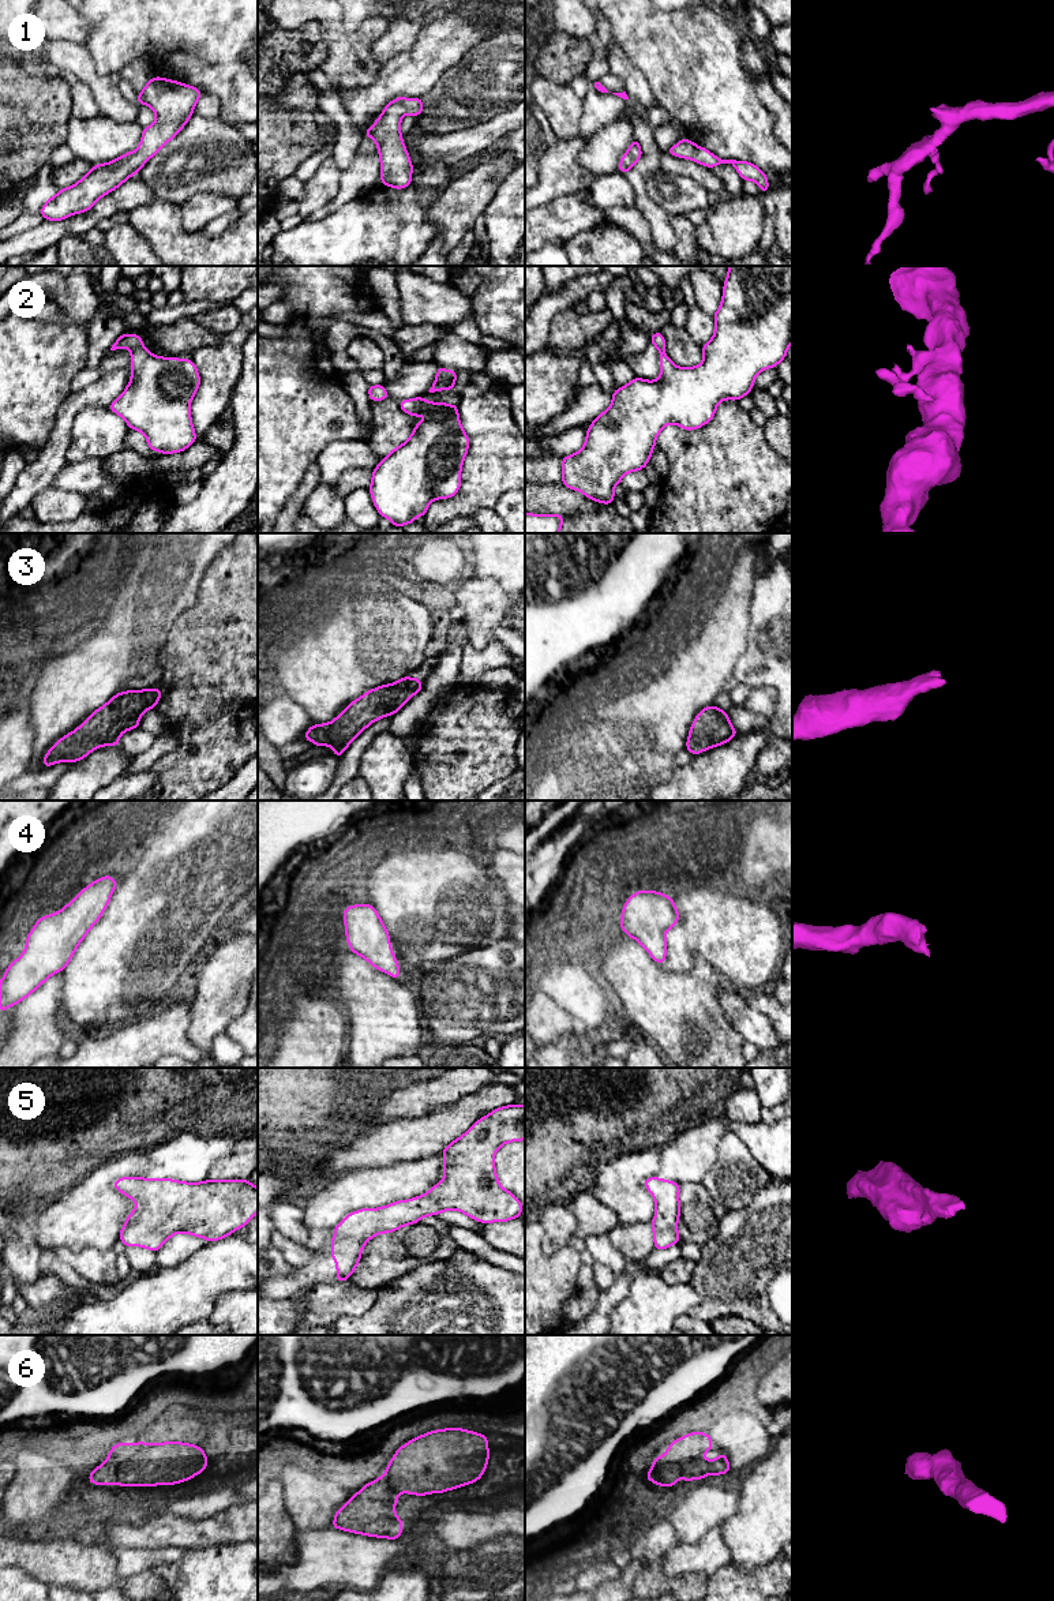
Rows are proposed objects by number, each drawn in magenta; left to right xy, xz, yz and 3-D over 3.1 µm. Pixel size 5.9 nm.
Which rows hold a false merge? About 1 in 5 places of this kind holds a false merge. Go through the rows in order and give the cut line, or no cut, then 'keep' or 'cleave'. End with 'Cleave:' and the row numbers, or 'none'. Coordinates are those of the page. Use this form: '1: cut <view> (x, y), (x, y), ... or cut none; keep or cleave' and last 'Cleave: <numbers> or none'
1: cut none; keep
2: cut none; keep
3: cut none; keep
4: cut none; keep
5: cut none; keep
6: cut none; keep
Cleave: none

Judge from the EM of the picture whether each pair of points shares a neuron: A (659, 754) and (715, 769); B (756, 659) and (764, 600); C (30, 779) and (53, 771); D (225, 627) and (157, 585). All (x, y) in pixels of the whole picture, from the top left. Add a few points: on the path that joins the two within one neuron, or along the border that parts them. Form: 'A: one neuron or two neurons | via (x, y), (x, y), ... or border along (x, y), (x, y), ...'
A: two neurons | border along (675, 769), (667, 780), (655, 786)
B: one neuron | via (754, 644), (756, 630), (764, 622), (764, 615)
C: one neuron | via (36, 779), (45, 779), (48, 776)
D: two neurons | border along (202, 577), (197, 600), (169, 630)

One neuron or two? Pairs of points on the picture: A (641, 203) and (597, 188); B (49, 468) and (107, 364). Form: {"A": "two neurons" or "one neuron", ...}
{"A": "two neurons", "B": "two neurons"}

